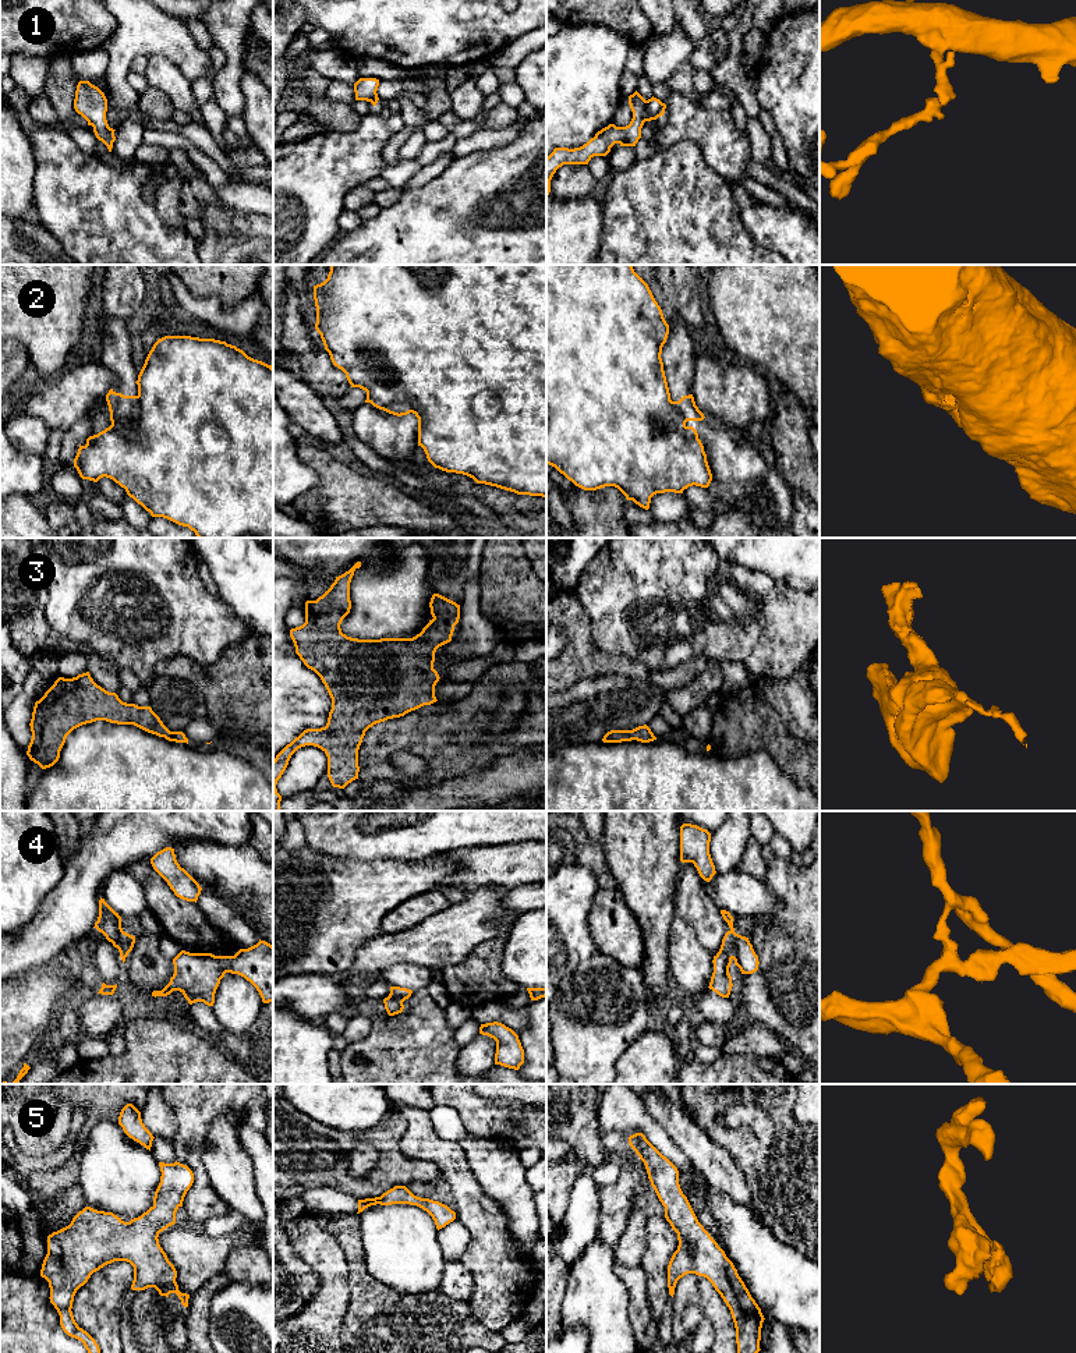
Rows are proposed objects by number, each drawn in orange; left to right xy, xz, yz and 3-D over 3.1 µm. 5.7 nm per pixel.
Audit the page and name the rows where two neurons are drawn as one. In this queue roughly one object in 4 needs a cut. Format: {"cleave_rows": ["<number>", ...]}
{"cleave_rows": ["2", "4"]}

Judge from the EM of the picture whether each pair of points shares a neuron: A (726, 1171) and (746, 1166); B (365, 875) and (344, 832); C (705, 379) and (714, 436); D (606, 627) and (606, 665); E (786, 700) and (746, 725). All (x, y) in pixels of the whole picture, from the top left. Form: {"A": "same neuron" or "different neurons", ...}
{"A": "different neurons", "B": "different neurons", "C": "different neurons", "D": "different neurons", "E": "different neurons"}

